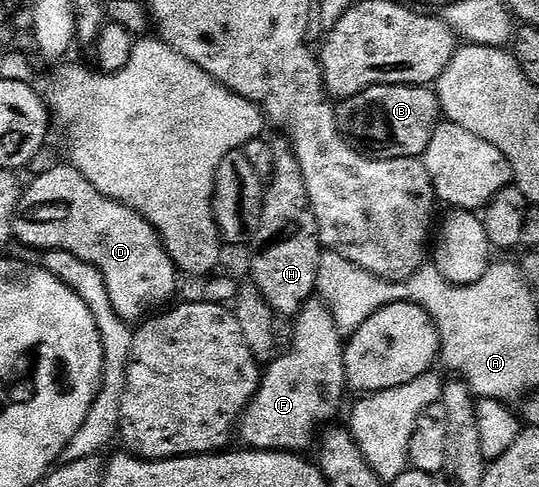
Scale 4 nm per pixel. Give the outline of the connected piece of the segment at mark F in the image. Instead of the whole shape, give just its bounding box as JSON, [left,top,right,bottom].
[238,298,348,453]

